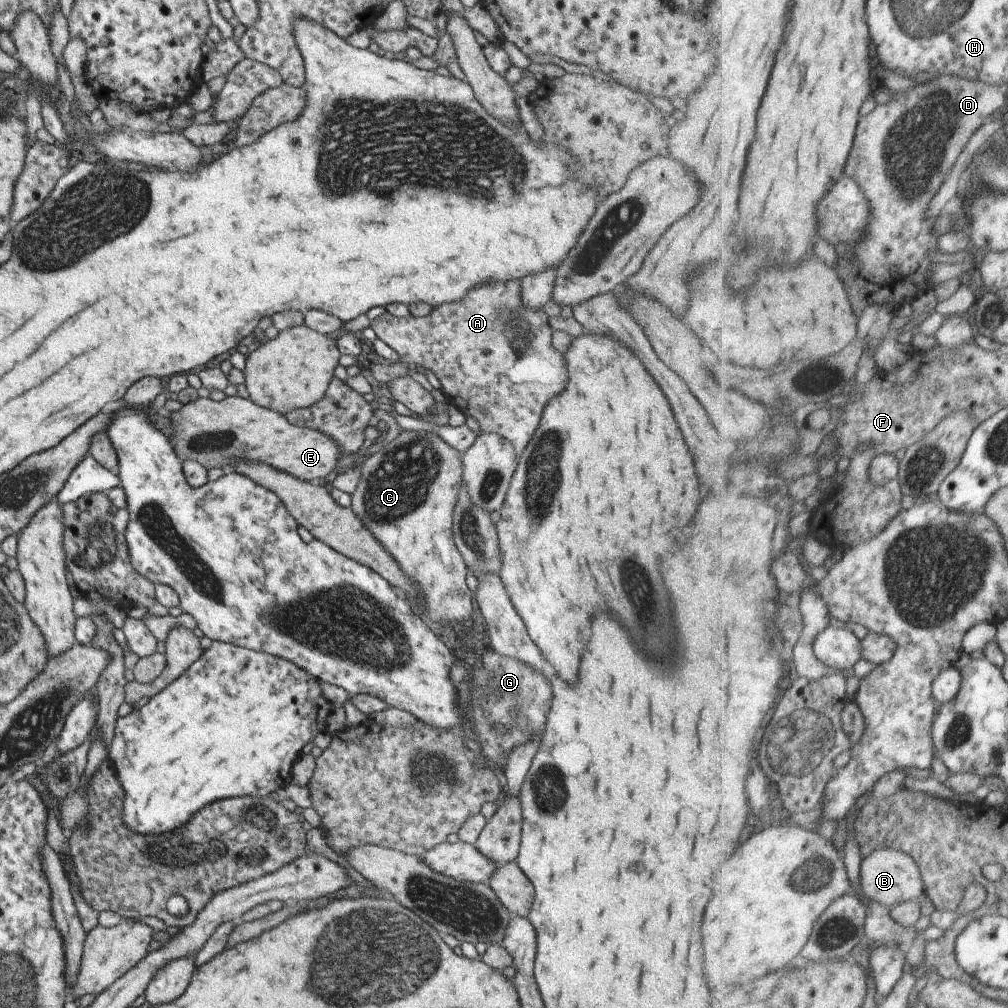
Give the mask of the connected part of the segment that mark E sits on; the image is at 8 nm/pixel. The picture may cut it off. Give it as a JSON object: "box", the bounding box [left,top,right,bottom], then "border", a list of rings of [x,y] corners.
{"box":[166,396,344,482],"border":[[[231,396],[219,402],[197,398],[185,404],[175,413],[166,413],[171,422],[171,434],[167,437],[173,452],[183,463],[185,460],[199,462],[206,470],[220,467],[230,472],[233,460],[265,462],[278,470],[295,476],[304,482],[330,478],[337,460],[344,456],[333,438],[319,430],[289,424],[275,410],[253,404],[248,398]]]}

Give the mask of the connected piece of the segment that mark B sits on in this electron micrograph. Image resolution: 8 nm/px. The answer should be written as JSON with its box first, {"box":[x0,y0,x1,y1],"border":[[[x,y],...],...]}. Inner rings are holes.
{"box":[858,847,927,910],"border":[[[885,847],[865,856],[858,876],[865,896],[869,900],[889,908],[889,910],[905,902],[917,901],[927,890],[917,860],[895,848]]]}

